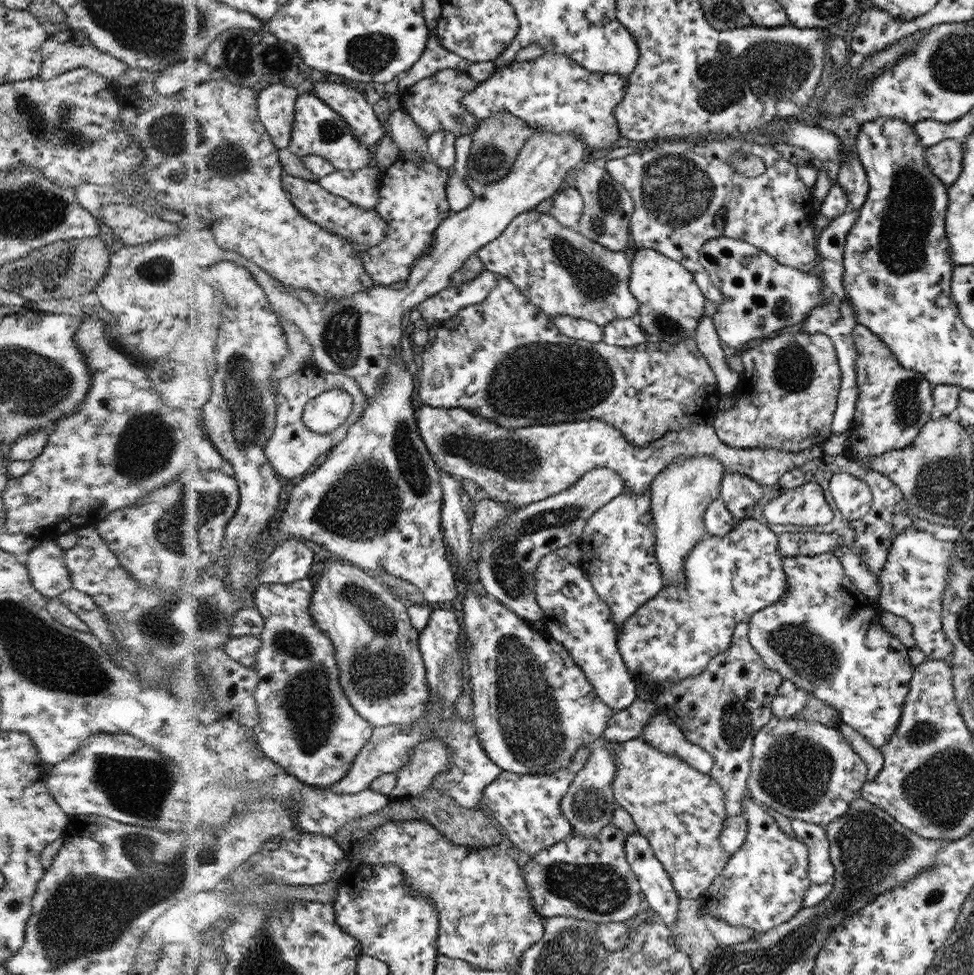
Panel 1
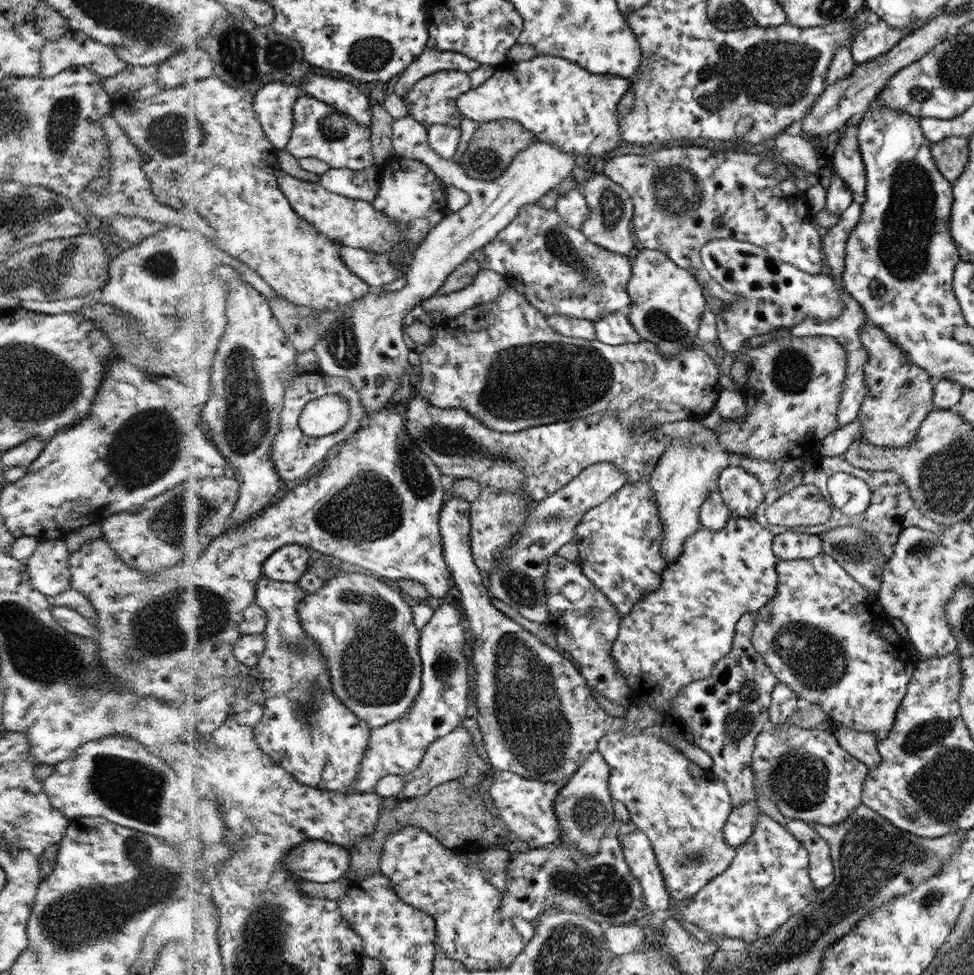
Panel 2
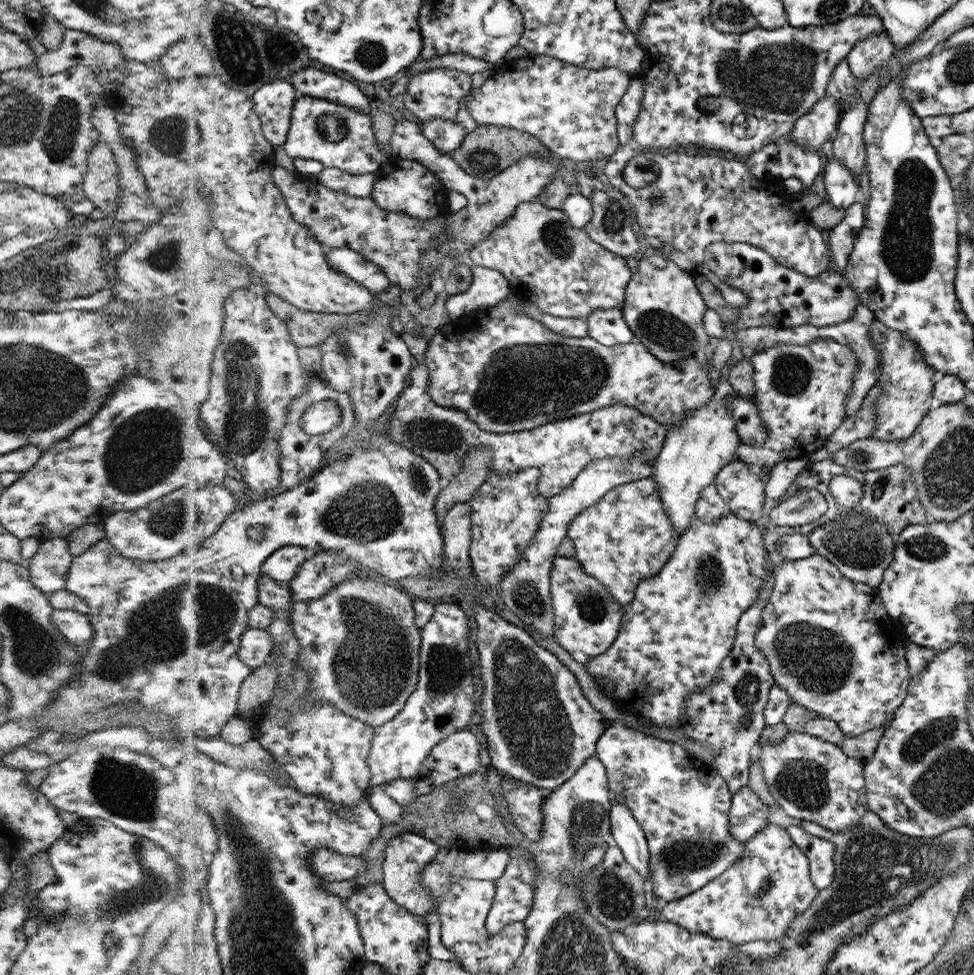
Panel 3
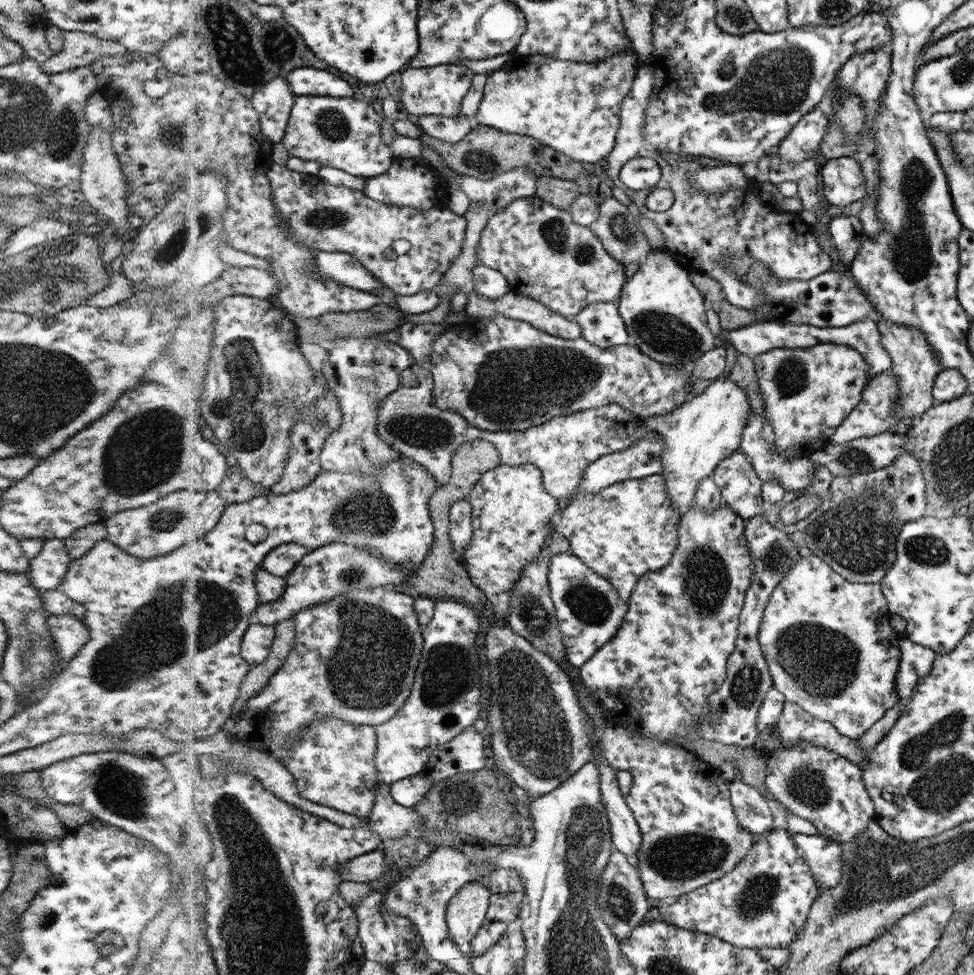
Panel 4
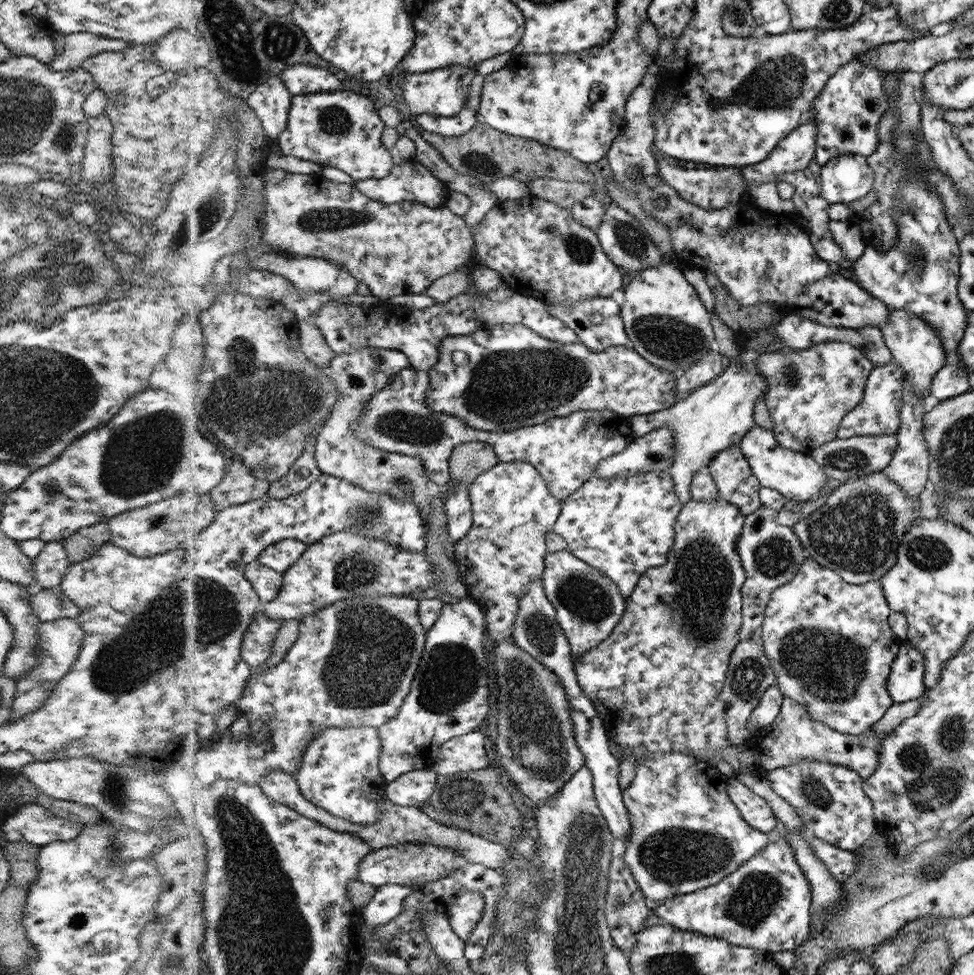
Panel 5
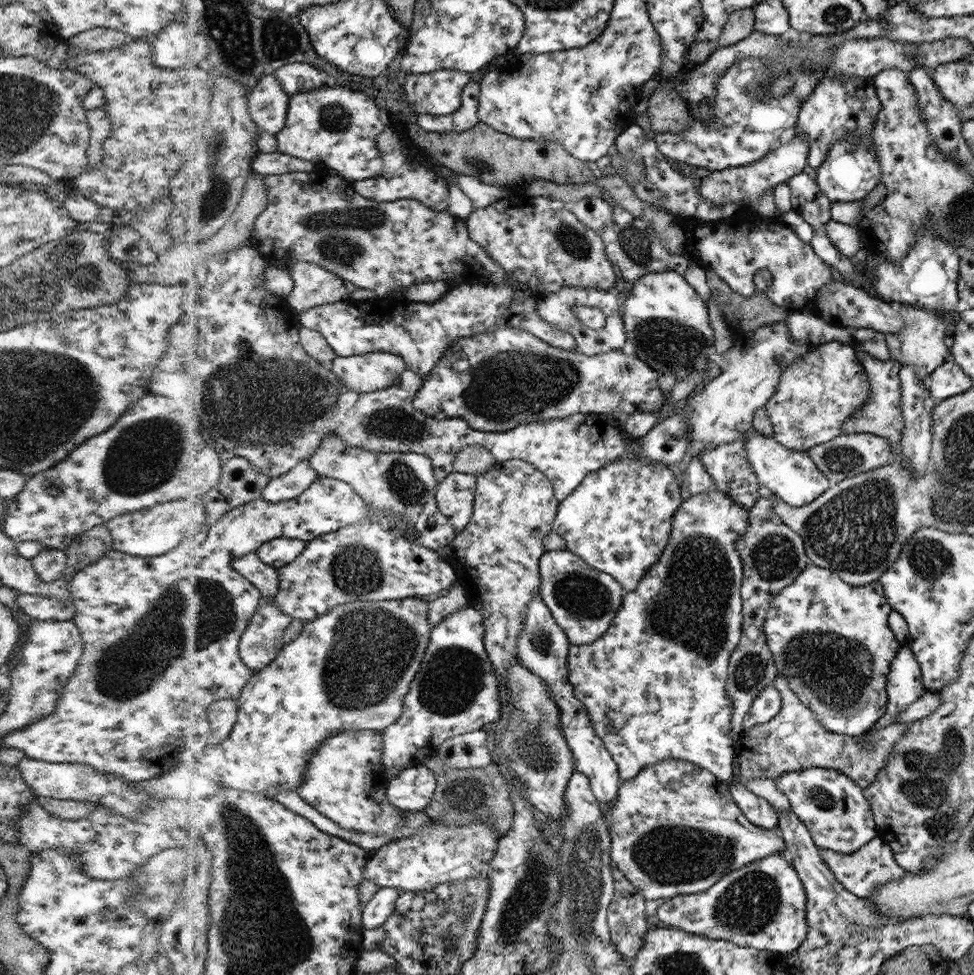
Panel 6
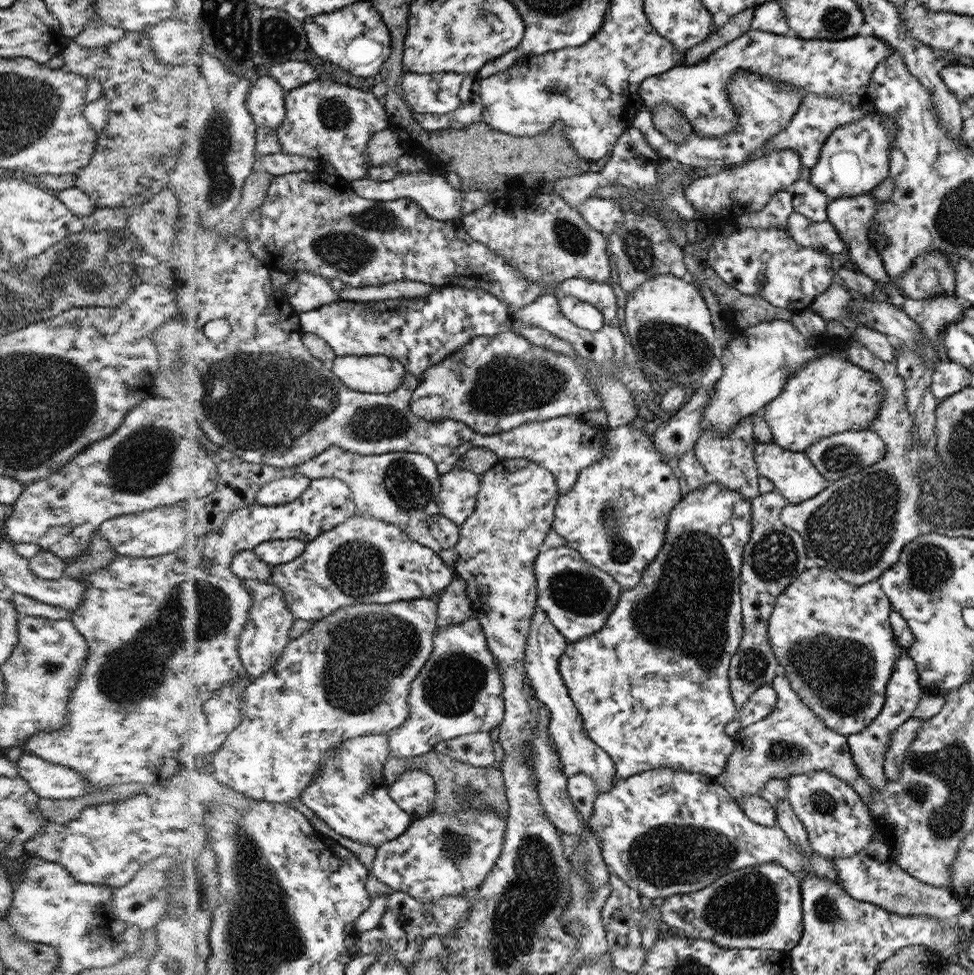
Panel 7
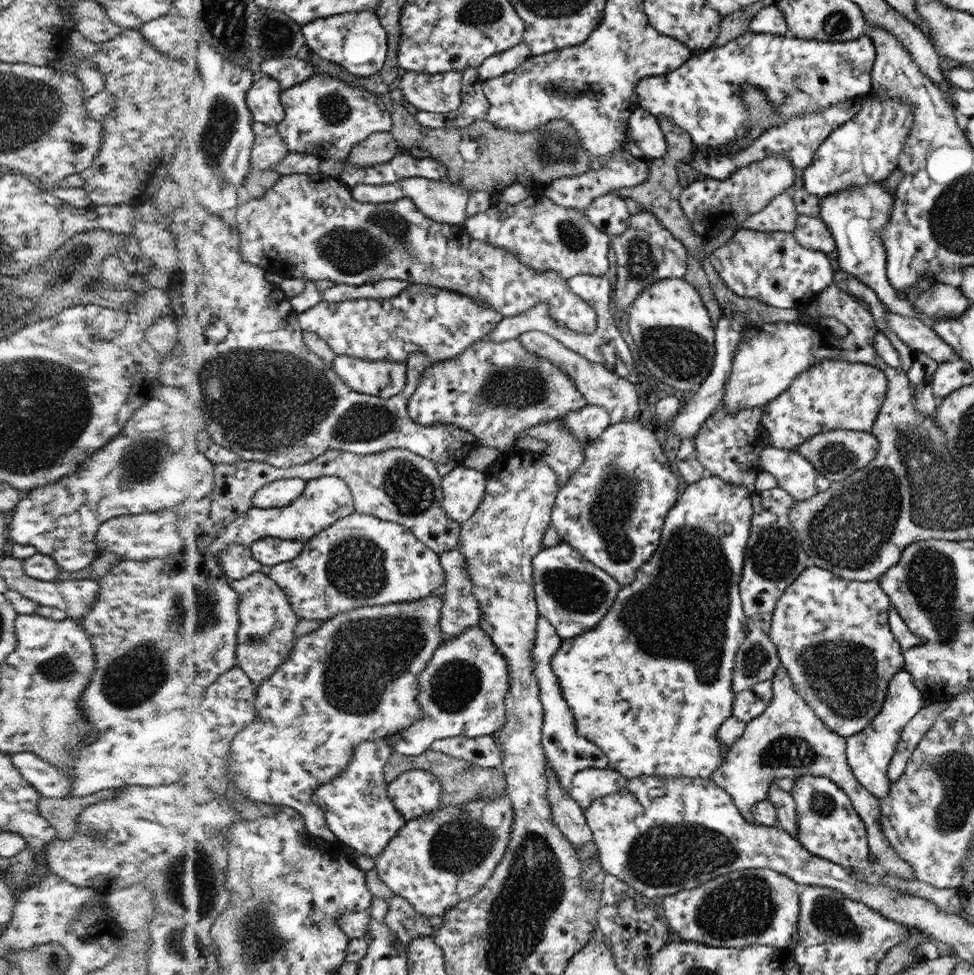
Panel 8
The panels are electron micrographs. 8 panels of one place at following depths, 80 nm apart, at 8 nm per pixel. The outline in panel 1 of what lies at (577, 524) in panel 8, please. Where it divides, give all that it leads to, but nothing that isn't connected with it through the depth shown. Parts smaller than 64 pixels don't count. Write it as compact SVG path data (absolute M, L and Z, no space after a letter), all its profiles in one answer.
M645 491L641 494L618 492L607 504L597 509L587 520L583 536L577 541L580 551L578 566L592 583L593 590L608 604L612 612L613 622L617 626L619 636L622 622L627 621L644 602L656 596L663 588L664 582L660 574L660 566L653 556L656 536L654 522L650 510L651 495Z

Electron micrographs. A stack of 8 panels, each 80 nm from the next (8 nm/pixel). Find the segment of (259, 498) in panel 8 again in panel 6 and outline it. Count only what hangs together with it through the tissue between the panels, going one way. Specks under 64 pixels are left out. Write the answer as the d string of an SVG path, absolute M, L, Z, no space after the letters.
M304 460L289 473L269 481L263 490L262 498L271 502L297 498L307 491L317 478L320 478L319 473L310 465L310 460Z

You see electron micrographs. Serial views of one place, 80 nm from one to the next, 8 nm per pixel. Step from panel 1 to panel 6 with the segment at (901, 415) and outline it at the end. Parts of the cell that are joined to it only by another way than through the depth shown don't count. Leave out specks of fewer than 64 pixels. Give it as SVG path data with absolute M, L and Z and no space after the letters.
M903 303L897 308L904 318L904 327L899 332L884 333L890 358L901 365L911 365L917 380L925 381L923 374L932 374L933 370L949 358L943 340L950 329L950 320L943 315L937 315L935 311L920 309L912 304Z

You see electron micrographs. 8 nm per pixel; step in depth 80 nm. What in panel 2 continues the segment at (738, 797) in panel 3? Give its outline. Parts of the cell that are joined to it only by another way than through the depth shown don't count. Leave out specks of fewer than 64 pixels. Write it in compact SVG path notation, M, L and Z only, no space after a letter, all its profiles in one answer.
M753 801L732 807L727 820L724 822L724 841L735 848L742 845L752 833L759 813L760 810Z

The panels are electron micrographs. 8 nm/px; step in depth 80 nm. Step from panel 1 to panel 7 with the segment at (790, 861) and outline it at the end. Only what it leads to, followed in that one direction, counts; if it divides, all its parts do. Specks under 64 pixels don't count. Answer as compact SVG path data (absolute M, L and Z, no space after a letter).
M774 862L748 866L716 878L703 890L665 898L659 907L659 915L665 930L691 939L709 940L725 948L754 948L788 952L804 933L803 900L801 900L799 878Z

